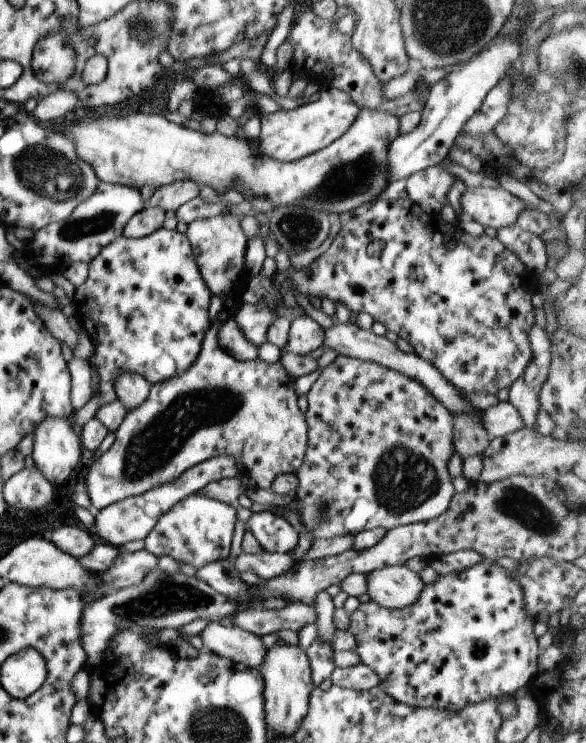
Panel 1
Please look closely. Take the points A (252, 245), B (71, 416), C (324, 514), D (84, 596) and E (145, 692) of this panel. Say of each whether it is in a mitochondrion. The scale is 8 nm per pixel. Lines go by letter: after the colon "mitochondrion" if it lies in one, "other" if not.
A: other
B: other
C: mitochondrion
D: other
E: other

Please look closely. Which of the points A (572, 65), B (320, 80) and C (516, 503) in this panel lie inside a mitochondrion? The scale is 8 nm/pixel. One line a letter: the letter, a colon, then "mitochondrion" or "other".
A: mitochondrion
B: other
C: mitochondrion

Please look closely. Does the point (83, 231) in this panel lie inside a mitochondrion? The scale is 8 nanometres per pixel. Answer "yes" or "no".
yes

